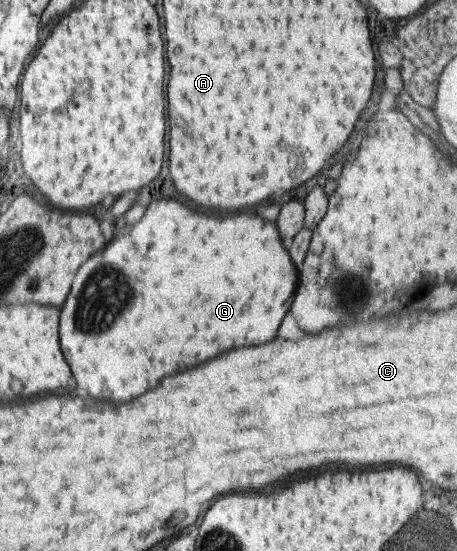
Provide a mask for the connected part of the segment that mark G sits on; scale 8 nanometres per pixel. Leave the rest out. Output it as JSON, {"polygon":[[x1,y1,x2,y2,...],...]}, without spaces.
{"polygon":[[165,200,151,202,137,224,125,226,125,234,117,234,75,274,71,294,61,308,58,335,72,376,89,396,131,400,155,388,165,376,201,364,231,346,259,346,277,336,299,278,299,267,293,266,277,226,247,214,211,218,191,212,175,208,165,218]]}

